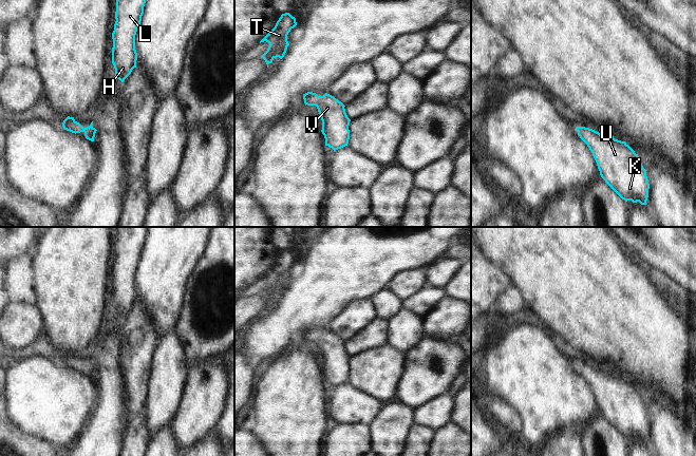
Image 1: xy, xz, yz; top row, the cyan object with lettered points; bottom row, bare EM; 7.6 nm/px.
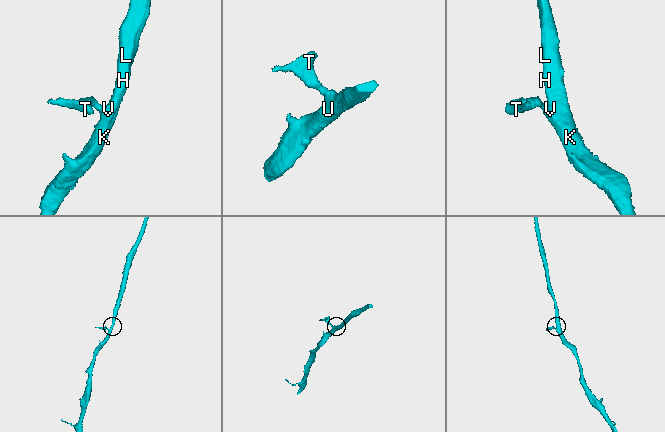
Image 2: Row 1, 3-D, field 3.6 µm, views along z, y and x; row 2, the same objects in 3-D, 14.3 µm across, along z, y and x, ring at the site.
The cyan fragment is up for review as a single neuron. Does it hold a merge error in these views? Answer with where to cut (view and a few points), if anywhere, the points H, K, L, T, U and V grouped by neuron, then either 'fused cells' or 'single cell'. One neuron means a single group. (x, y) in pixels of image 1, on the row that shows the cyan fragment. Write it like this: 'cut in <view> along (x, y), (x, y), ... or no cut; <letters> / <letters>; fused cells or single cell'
no cut; H K L T U V; single cell

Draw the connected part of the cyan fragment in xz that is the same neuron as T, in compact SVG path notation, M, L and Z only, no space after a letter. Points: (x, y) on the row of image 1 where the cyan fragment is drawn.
M289 13L282 14L275 27L260 41L260 43L264 41L269 43L267 51L261 56L265 60L267 68L275 58L282 59L284 57L289 45L287 35L296 25L295 17Z

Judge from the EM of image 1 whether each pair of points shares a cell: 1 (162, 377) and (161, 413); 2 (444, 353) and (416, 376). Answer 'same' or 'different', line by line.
1: same
2: same

